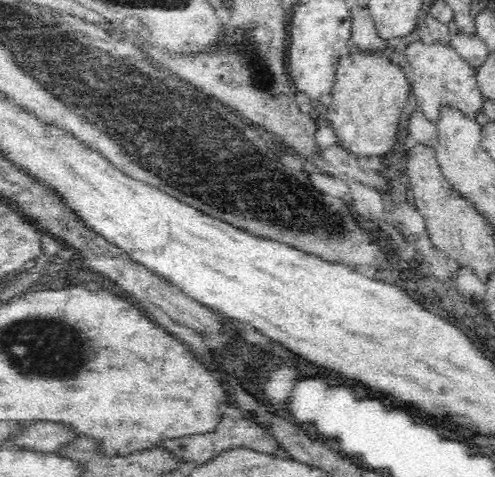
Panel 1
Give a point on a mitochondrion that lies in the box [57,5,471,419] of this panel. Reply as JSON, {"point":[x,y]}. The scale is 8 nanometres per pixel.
{"point":[256,71]}

